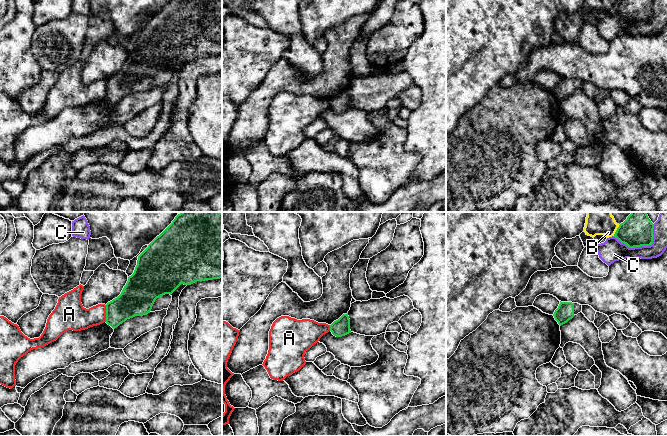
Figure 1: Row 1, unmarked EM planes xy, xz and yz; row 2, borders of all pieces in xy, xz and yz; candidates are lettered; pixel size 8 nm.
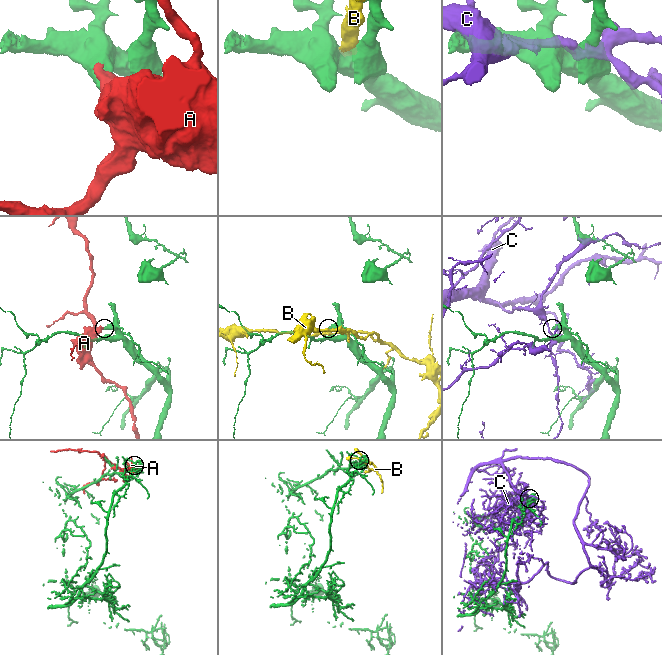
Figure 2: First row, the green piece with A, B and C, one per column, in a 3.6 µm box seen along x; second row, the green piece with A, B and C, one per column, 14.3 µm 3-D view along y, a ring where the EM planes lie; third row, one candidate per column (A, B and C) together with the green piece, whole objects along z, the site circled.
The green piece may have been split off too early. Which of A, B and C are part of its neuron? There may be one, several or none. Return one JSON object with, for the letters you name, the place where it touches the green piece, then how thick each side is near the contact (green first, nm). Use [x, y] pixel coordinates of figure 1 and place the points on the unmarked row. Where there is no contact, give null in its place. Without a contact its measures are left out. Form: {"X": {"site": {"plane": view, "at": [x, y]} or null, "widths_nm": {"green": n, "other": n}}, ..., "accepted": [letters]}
{"accepted": []}

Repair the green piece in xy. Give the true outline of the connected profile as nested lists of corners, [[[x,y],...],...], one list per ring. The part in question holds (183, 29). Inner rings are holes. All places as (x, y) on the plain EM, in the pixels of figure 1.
[[[170,0],[138,32],[134,49],[128,53],[121,70],[106,80],[106,99],[113,105],[127,95],[150,89],[155,76],[172,70],[181,60],[222,54],[222,0]]]

